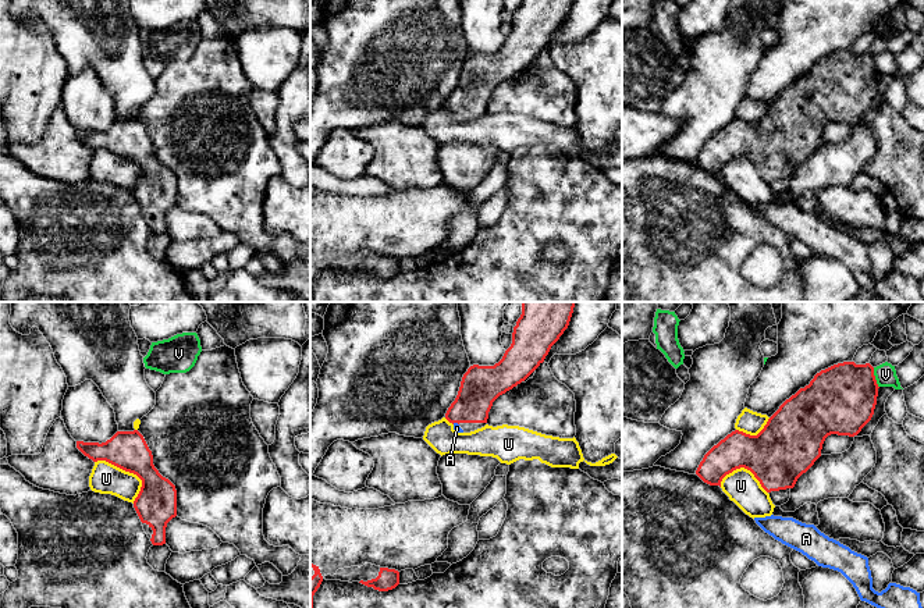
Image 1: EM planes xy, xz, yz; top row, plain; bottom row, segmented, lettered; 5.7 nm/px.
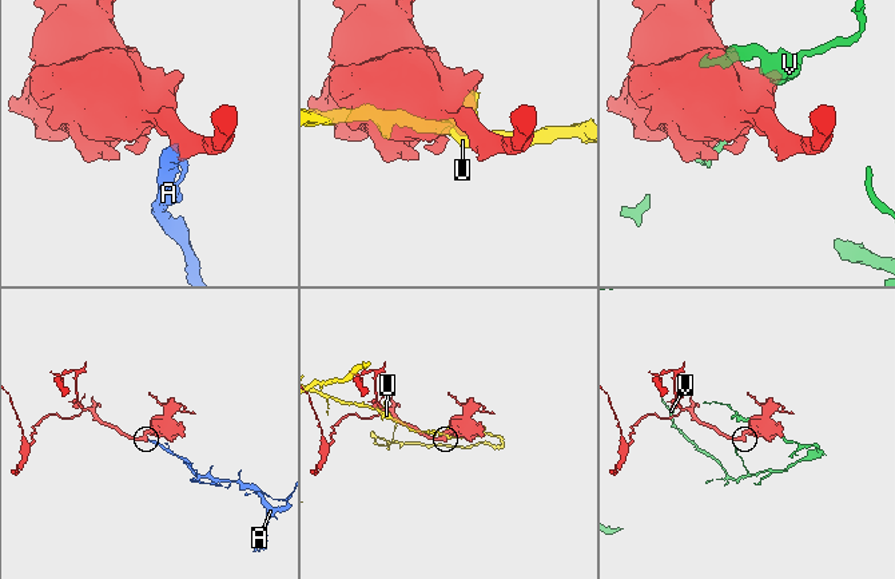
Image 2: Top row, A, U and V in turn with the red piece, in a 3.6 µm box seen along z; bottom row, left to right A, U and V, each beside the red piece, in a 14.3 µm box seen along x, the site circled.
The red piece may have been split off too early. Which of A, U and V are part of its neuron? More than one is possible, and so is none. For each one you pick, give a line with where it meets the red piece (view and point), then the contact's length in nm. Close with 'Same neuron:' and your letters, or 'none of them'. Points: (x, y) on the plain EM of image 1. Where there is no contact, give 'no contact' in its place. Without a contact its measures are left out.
A: meets red in xz at (455, 110); contact 40 nm long
Same neuron: A

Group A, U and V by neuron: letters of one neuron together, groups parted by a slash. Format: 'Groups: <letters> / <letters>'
Groups: A / U / V

